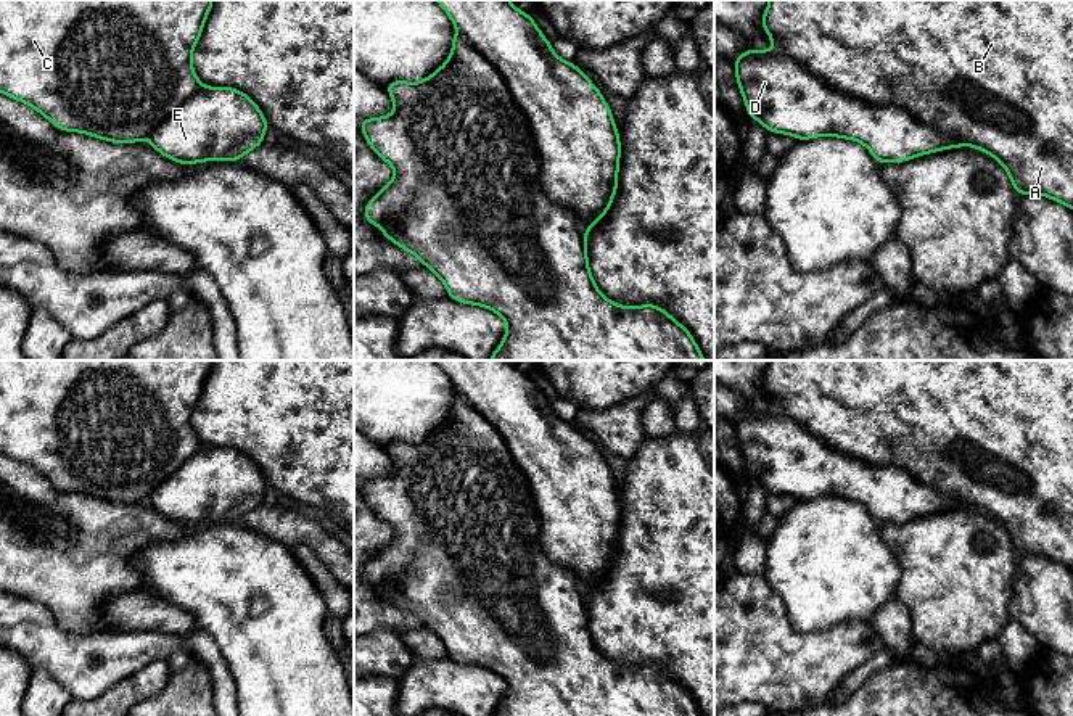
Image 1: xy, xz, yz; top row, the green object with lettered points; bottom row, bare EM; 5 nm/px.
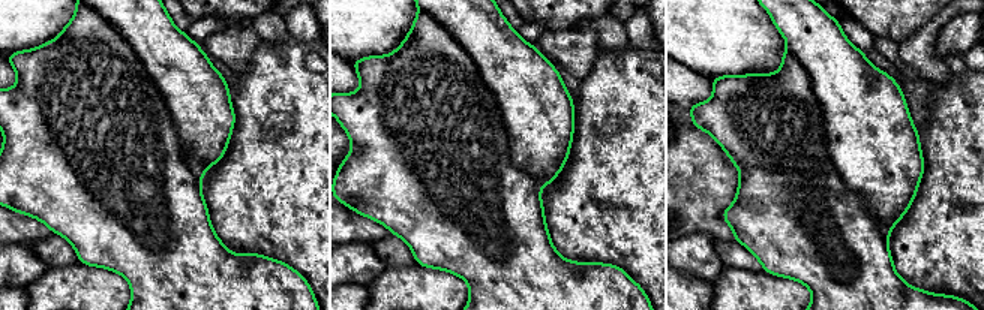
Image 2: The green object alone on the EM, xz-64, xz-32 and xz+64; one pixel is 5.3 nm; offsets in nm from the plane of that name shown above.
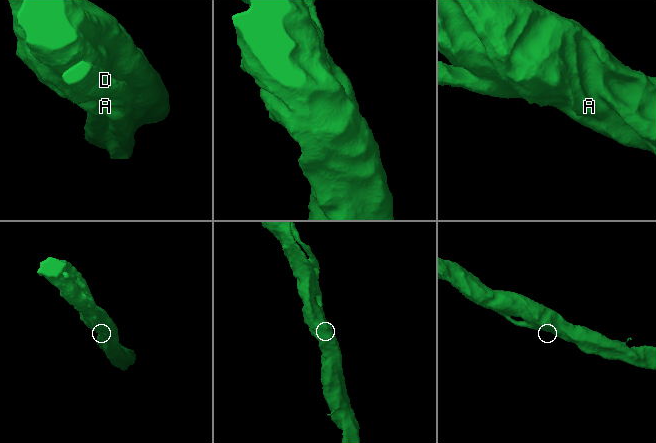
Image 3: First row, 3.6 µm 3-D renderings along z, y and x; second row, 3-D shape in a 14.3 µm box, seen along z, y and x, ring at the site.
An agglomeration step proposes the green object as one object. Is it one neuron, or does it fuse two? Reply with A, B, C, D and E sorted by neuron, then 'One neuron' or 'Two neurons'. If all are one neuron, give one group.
Groups: A B C D E. One neuron

